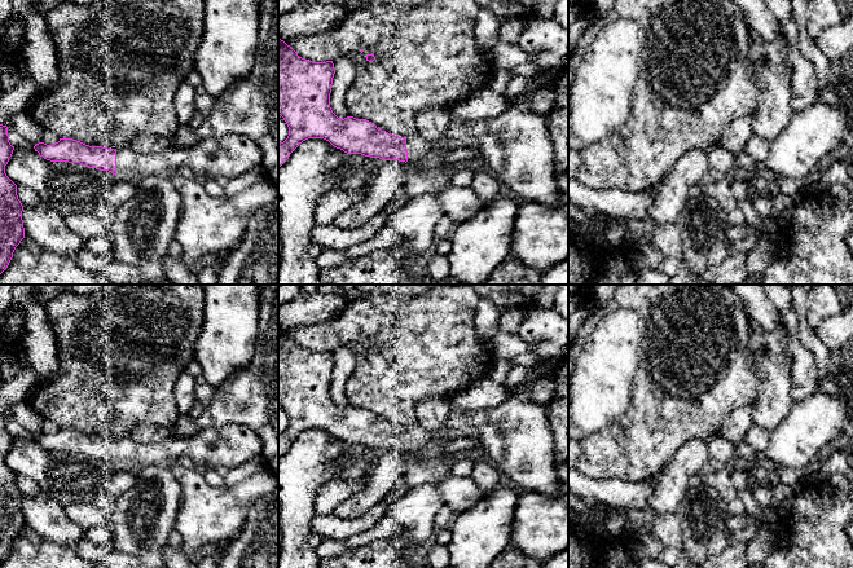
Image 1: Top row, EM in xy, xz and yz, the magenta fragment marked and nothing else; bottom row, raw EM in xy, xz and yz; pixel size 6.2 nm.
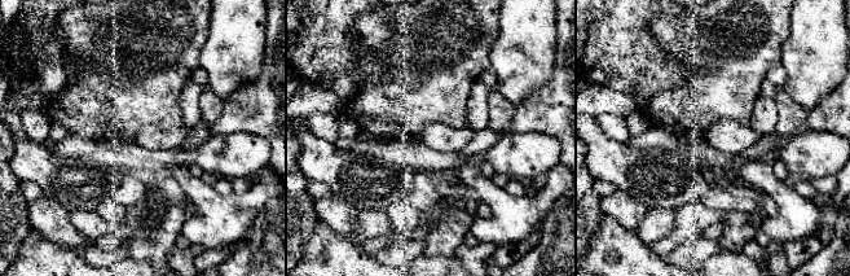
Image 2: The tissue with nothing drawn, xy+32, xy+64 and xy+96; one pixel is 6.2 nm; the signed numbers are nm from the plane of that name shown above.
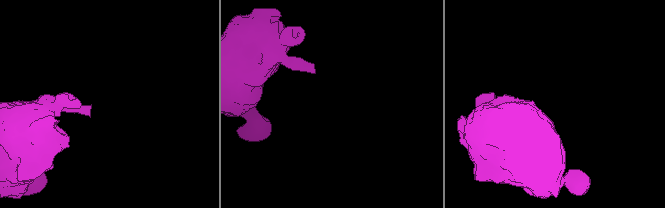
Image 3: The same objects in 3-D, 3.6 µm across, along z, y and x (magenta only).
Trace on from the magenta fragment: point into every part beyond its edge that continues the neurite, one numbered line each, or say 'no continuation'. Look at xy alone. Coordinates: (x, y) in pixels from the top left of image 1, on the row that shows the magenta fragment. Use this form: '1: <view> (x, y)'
1: xy (223, 158)

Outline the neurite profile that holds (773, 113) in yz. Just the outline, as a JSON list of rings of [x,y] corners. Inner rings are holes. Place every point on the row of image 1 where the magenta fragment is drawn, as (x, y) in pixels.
[[[781,31],[771,43],[764,43],[759,35],[751,32],[749,62],[759,89],[757,106],[753,111],[753,133],[769,142],[783,132],[795,113],[791,106],[791,76],[786,74],[791,66],[787,48]]]

